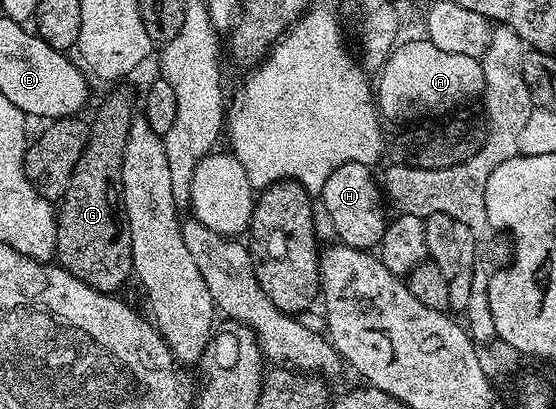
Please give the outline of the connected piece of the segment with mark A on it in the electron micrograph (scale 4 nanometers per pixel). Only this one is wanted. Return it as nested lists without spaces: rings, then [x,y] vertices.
[[[425,37],[399,42],[394,52],[388,57],[376,79],[376,106],[383,120],[391,119],[394,123],[422,121],[425,115],[442,117],[445,111],[458,107],[461,103],[470,103],[484,92],[484,69],[479,60],[463,57],[460,53],[444,53],[444,49],[436,49]]]

